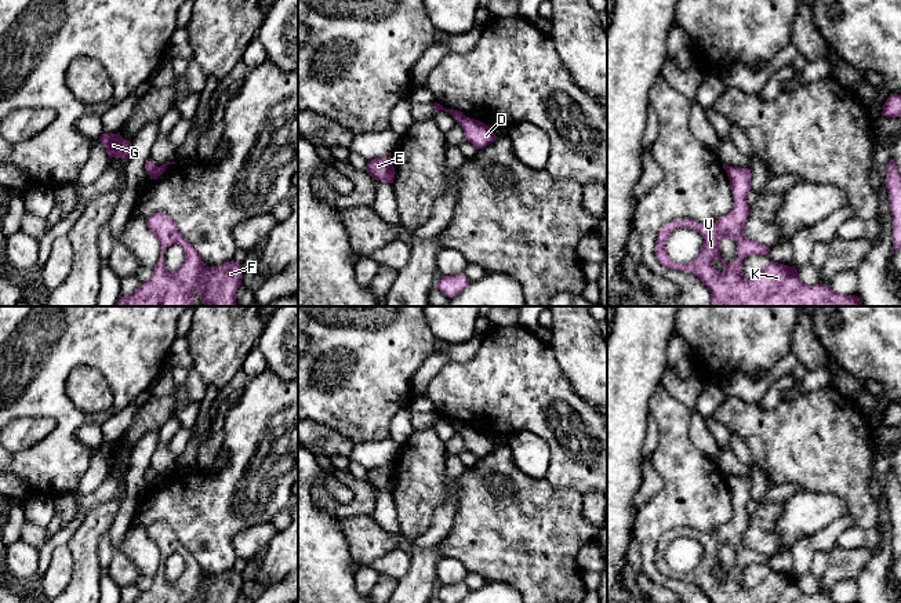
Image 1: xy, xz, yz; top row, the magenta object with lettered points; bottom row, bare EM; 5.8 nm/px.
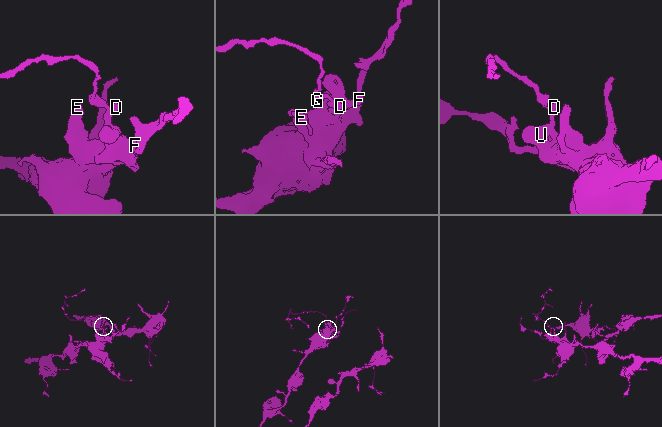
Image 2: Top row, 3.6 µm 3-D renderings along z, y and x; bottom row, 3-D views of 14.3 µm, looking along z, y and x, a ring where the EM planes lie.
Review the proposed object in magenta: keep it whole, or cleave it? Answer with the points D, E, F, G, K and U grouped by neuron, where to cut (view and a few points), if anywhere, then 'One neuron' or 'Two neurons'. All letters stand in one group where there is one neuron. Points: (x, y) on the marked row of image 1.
Groups: D E F K U / G. Split along xy (157, 167), (149, 174). Two neurons

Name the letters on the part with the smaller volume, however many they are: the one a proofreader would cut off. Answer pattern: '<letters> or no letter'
G

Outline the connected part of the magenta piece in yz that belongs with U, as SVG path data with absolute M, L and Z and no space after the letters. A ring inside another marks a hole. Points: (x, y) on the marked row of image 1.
M730 167L727 177L734 196L733 210L712 224L693 219L666 222L658 232L655 255L666 269L695 275L711 293L709 306L862 306L858 295L842 295L820 283L807 286L798 277L798 269L770 261L755 277L741 275L742 259L749 255L767 255L770 248L744 236L749 214L746 195L751 190L751 170ZM676 228L697 230L702 239L701 253L689 264L673 262L665 248L669 235ZM733 239L738 258L726 262L719 244Z

